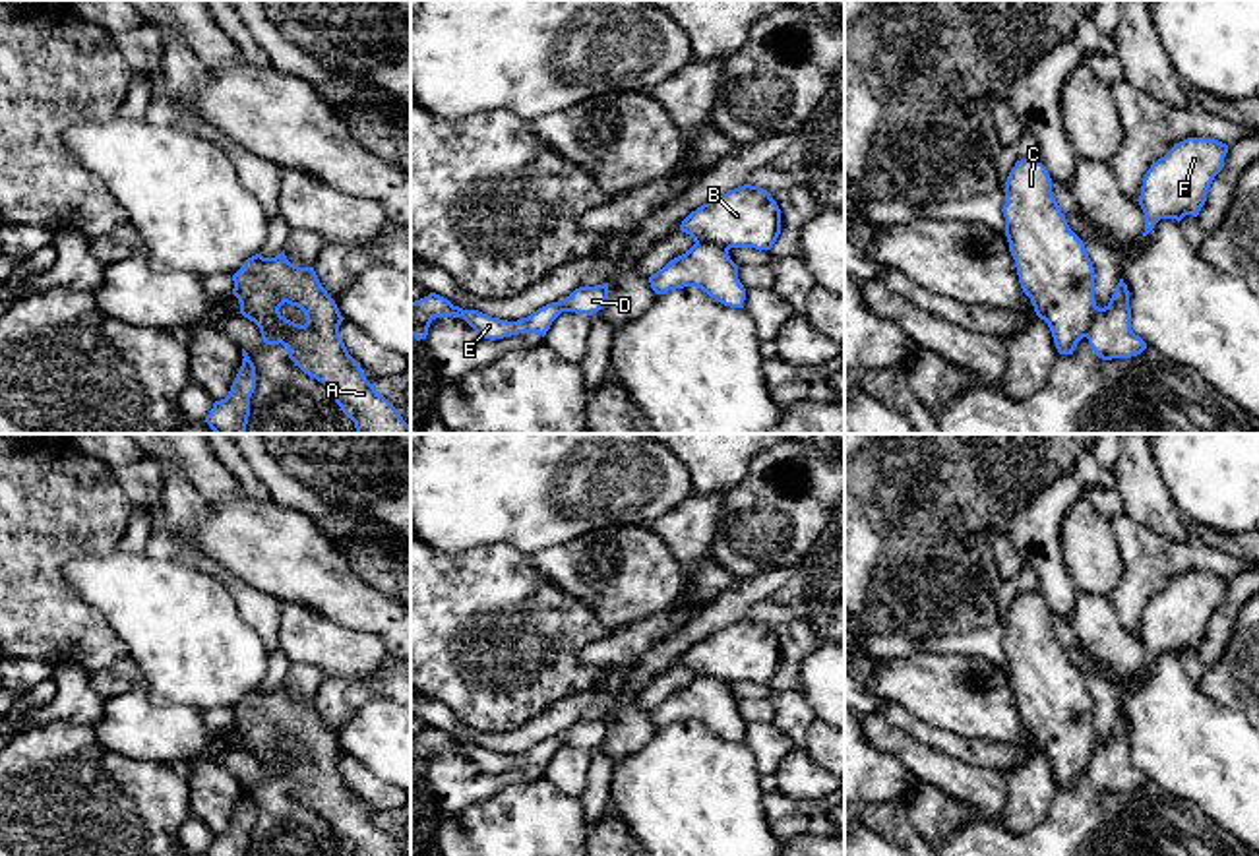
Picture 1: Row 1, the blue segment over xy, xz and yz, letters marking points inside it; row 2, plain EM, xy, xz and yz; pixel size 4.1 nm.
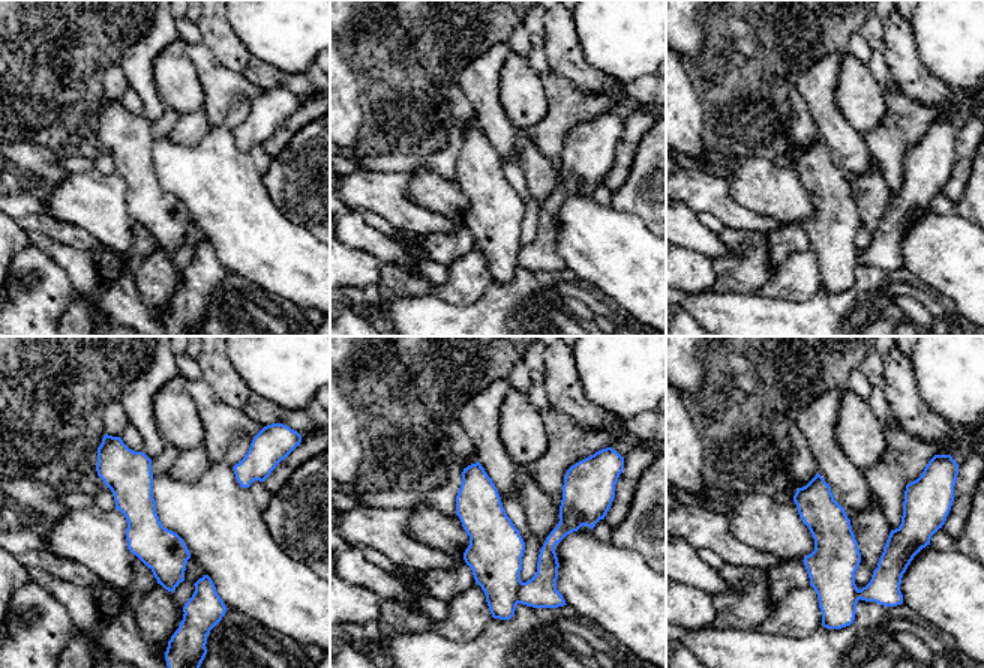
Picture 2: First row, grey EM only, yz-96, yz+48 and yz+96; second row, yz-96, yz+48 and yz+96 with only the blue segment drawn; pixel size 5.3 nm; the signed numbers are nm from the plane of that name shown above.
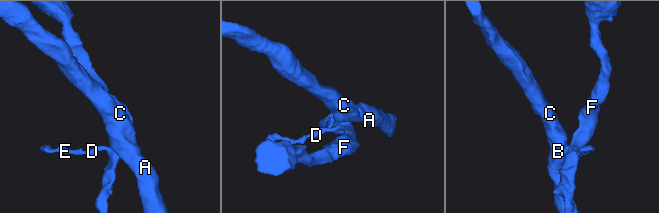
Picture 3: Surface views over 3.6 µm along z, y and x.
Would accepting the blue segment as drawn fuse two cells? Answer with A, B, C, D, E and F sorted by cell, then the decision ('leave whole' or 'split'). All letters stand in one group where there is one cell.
groups A B C / D E F; split

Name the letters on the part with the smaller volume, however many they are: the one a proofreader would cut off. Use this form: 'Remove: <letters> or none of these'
Remove: D, E, F

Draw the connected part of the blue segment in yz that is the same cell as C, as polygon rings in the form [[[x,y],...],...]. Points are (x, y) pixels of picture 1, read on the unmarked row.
[[[1038,591],[1015,596],[1005,616],[1005,670],[1023,726],[1052,765],[1059,788],[1073,788],[1096,749],[1094,701],[1069,662]]]

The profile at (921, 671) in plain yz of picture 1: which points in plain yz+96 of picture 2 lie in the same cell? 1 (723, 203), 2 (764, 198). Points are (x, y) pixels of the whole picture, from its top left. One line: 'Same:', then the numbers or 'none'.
Same: 1

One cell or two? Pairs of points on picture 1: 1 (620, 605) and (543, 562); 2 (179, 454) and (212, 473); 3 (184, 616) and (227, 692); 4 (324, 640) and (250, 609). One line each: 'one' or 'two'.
1: one
2: one
3: one
4: two

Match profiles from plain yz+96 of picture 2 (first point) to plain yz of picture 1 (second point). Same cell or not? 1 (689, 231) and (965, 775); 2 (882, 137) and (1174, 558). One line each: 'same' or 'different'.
1: same
2: same

